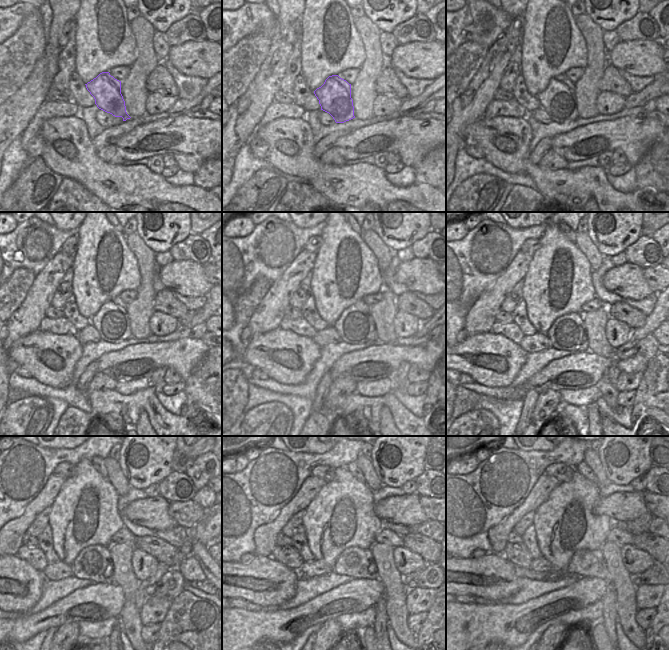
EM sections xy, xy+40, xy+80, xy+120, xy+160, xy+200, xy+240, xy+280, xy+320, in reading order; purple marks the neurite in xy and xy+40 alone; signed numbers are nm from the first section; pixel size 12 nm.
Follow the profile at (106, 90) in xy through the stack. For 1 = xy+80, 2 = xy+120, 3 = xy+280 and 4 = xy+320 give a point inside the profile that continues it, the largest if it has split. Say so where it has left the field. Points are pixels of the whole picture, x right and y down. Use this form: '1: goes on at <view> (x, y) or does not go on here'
1: goes on at xy+80 (558, 99)
2: goes on at xy+120 (112, 323)
3: goes on at xy+280 (358, 563)
4: goes on at xy+320 (584, 563)

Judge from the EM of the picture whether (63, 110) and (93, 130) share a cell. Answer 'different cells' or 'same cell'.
different cells

